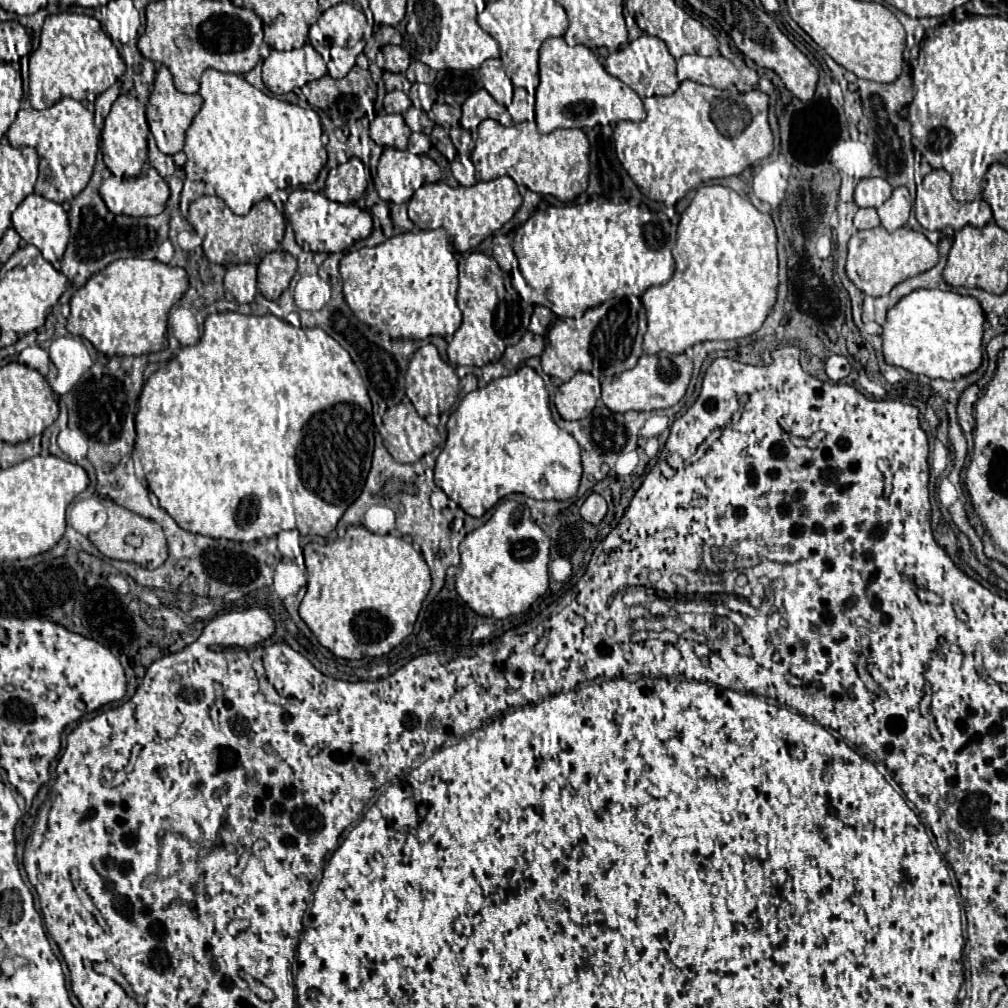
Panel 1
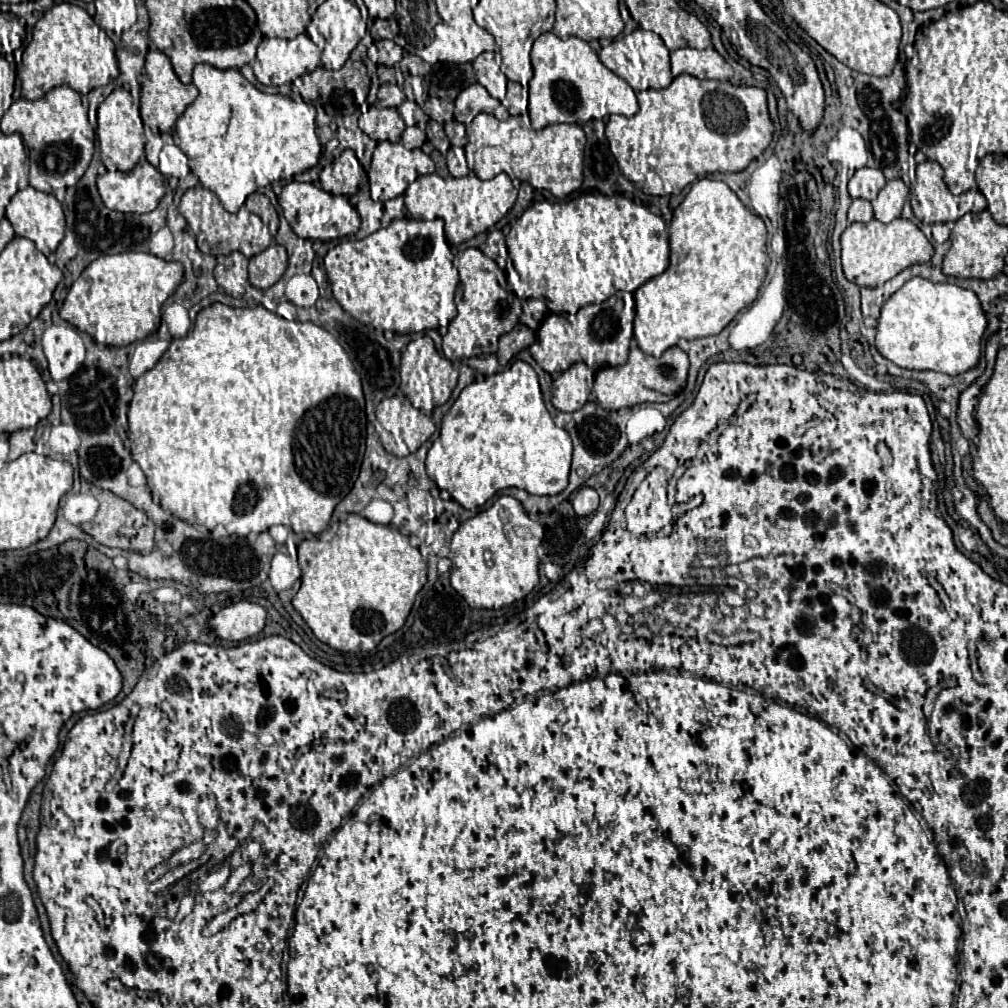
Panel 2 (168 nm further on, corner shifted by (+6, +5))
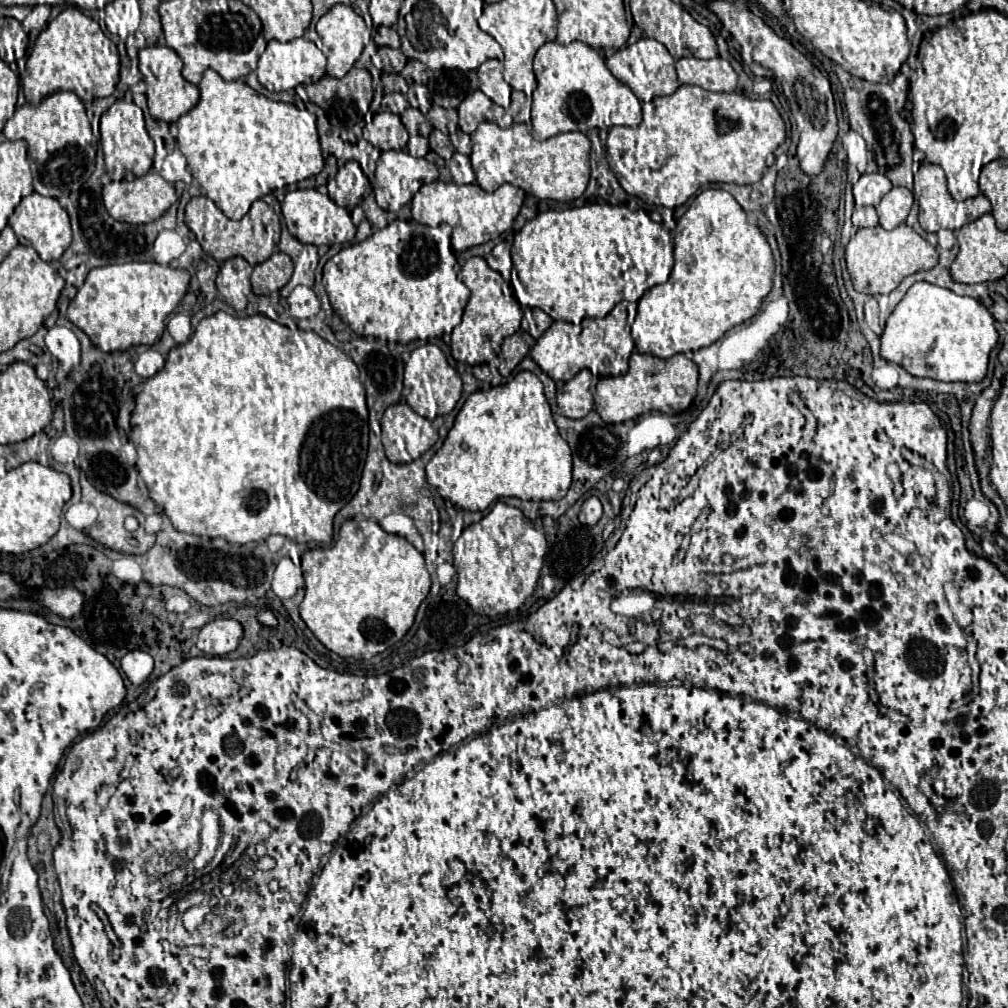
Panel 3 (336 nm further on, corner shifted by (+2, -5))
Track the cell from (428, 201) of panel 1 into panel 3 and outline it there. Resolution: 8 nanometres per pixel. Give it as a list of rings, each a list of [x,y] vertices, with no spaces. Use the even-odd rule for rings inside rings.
[[[454,182],[424,184],[412,198],[412,218],[426,226],[438,226],[442,222],[452,226],[452,246],[456,252],[464,252],[472,246],[490,242],[506,232],[523,205],[523,198],[512,184],[502,184],[494,192],[484,192],[478,184],[458,186]]]

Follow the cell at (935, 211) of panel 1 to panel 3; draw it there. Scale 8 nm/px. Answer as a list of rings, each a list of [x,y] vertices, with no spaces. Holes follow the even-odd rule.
[[[922,164],[920,170],[918,170],[918,176],[920,176],[920,186],[922,186],[922,194],[920,194],[920,212],[918,212],[918,220],[920,220],[920,226],[926,230],[926,232],[938,232],[940,228],[948,228],[948,230],[960,230],[964,224],[968,222],[974,222],[978,220],[980,216],[988,214],[990,212],[990,202],[986,196],[978,194],[966,202],[956,202],[948,188],[946,188],[946,176],[944,176],[944,170],[936,164]]]

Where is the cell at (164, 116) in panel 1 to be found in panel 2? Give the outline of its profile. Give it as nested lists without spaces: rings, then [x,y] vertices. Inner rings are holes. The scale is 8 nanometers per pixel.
[[[150,48],[146,54],[142,92],[140,92],[140,114],[144,124],[148,124],[154,132],[168,132],[174,128],[178,116],[196,100],[198,88],[194,84],[182,84],[172,68],[170,58],[158,48]]]

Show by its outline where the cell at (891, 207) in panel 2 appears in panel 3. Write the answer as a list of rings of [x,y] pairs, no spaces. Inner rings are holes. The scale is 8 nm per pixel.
[[[892,188],[878,206],[880,226],[892,230],[900,226],[912,208],[912,192],[908,188]]]

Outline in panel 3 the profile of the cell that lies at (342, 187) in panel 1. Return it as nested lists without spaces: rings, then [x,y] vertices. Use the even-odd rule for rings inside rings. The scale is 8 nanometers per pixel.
[[[350,160],[338,170],[332,184],[334,184],[334,190],[330,192],[330,198],[338,206],[352,210],[362,202],[362,196],[368,188],[368,178],[362,174],[360,164],[356,160]]]

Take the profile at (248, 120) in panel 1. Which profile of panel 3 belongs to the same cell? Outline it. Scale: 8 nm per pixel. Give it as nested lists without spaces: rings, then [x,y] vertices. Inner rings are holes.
[[[206,70],[200,82],[200,102],[184,114],[178,126],[178,148],[186,156],[194,180],[206,192],[206,196],[230,218],[240,220],[252,206],[254,200],[262,196],[316,176],[324,168],[324,158],[320,152],[316,114],[300,110],[294,104],[274,102],[266,96],[254,92],[246,82],[224,82],[214,70]]]

